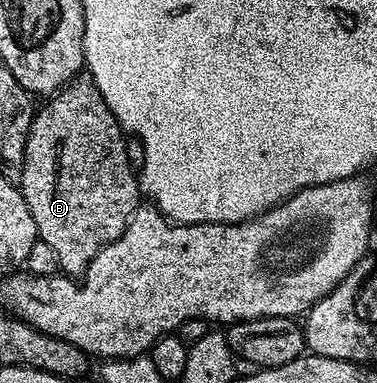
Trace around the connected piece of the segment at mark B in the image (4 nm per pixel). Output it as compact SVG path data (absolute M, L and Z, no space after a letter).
M73 77L63 89L45 101L48 102L32 114L18 188L26 199L26 207L30 207L30 215L34 215L37 238L45 241L57 256L59 272L83 275L94 255L122 235L132 212L138 208L142 197L138 173L130 167L130 159L126 159L126 134L114 119L110 107L106 107L91 77Z

